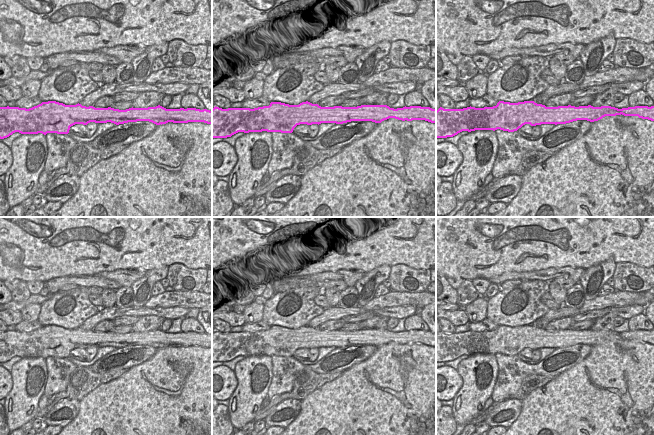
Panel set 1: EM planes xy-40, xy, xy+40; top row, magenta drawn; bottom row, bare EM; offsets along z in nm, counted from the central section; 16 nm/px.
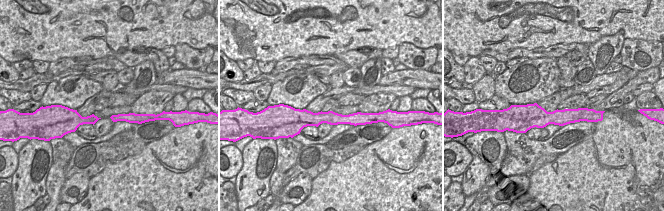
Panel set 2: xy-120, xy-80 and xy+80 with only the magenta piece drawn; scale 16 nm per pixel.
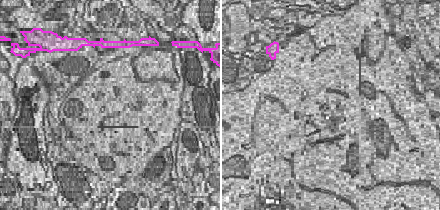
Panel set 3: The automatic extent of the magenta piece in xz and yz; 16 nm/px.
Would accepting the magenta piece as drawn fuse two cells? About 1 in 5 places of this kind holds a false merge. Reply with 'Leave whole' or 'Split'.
Leave whole.

